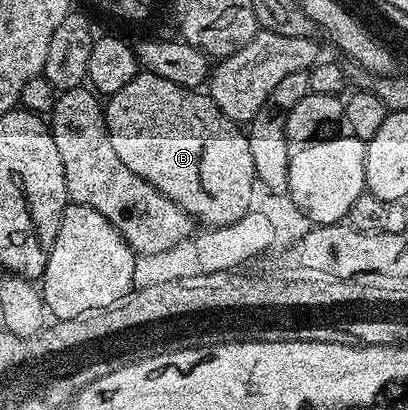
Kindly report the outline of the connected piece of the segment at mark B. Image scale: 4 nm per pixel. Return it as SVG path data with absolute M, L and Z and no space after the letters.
M139 71L125 87L109 95L104 104L104 123L122 164L201 221L203 227L228 227L249 213L252 186L257 181L247 133L239 123L226 117L206 92Z

